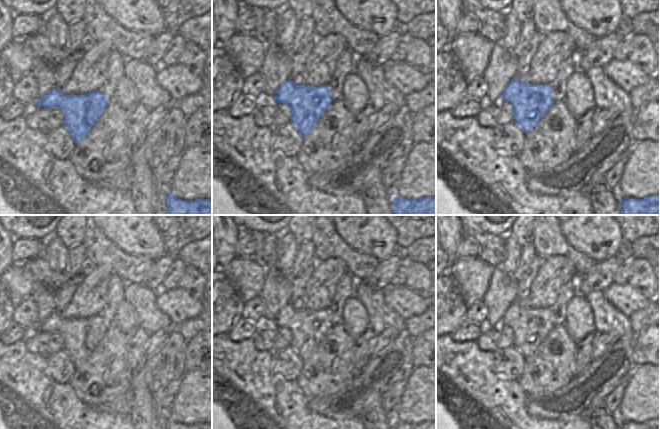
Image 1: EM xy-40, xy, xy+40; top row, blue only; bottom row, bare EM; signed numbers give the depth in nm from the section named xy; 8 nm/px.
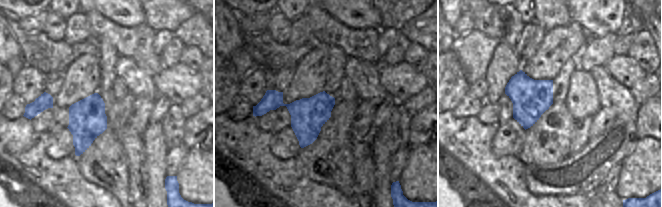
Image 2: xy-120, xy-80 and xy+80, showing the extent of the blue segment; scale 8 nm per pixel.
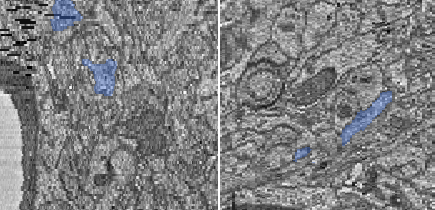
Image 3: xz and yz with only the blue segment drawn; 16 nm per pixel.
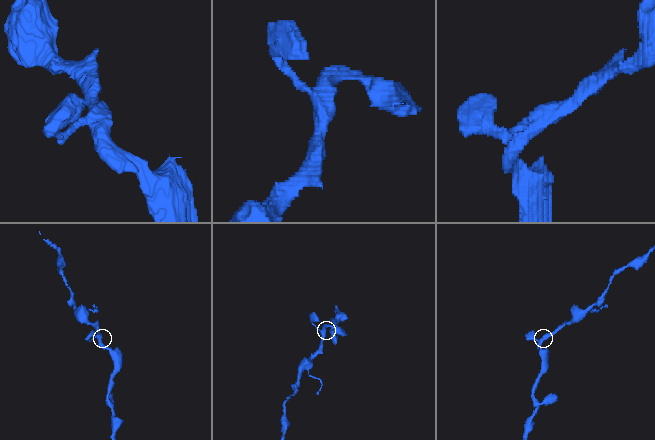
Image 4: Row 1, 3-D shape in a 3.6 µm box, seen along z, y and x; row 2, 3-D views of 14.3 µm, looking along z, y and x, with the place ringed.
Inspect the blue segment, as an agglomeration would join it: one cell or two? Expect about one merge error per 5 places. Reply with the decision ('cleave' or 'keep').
keep

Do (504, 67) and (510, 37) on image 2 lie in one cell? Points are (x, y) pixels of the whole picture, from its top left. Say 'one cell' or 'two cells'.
two cells

